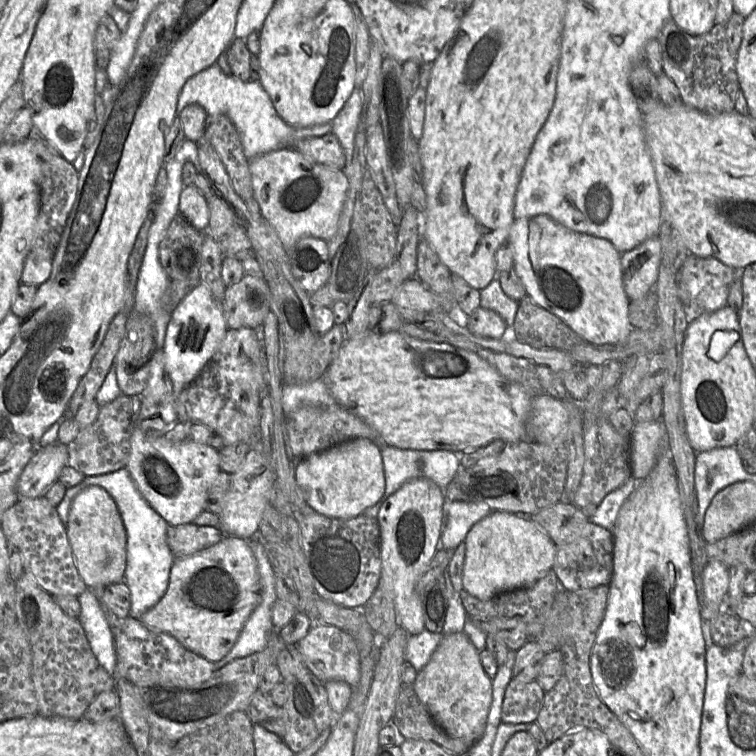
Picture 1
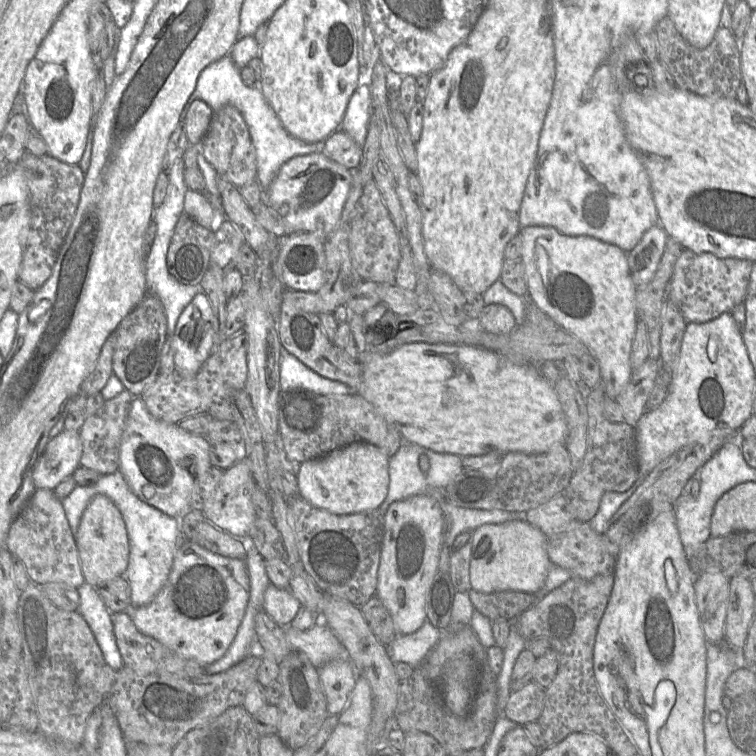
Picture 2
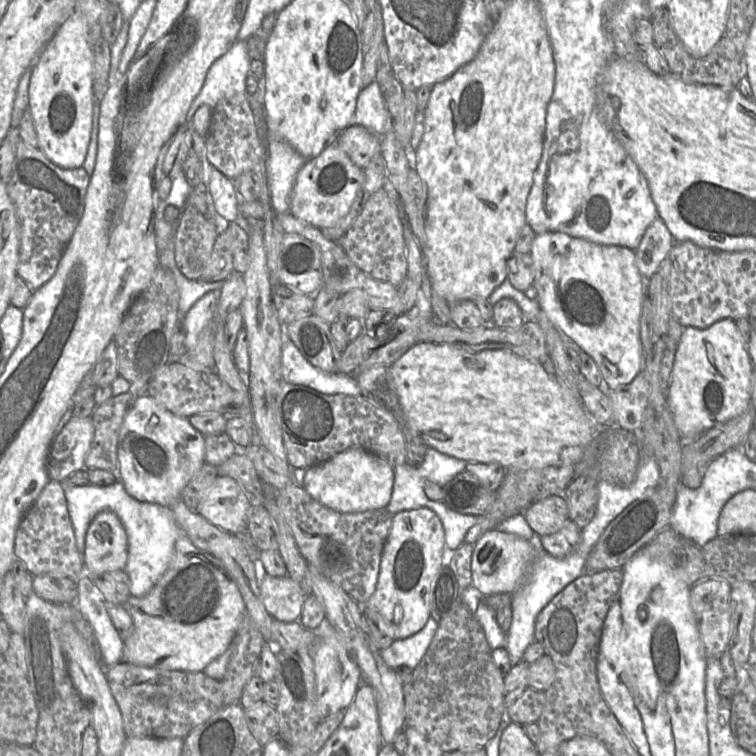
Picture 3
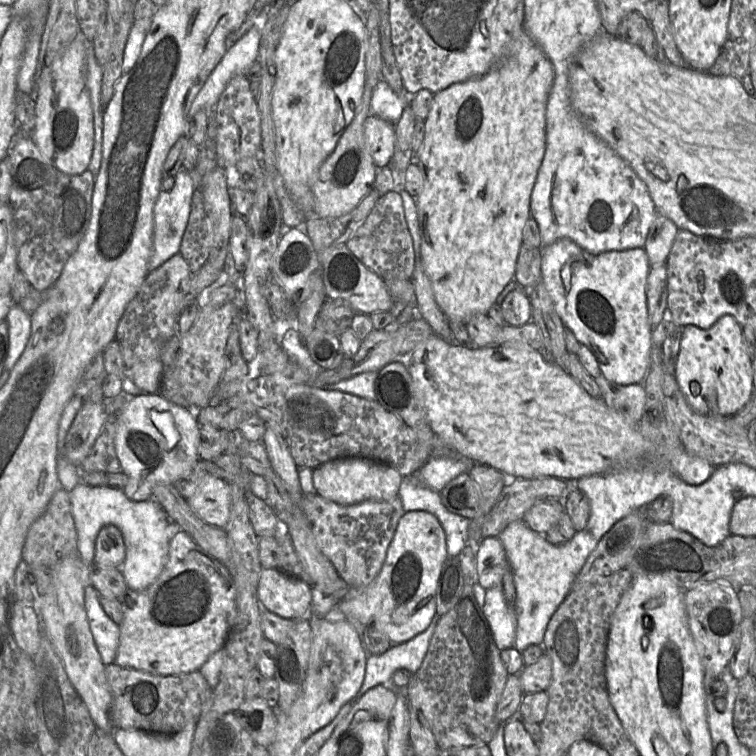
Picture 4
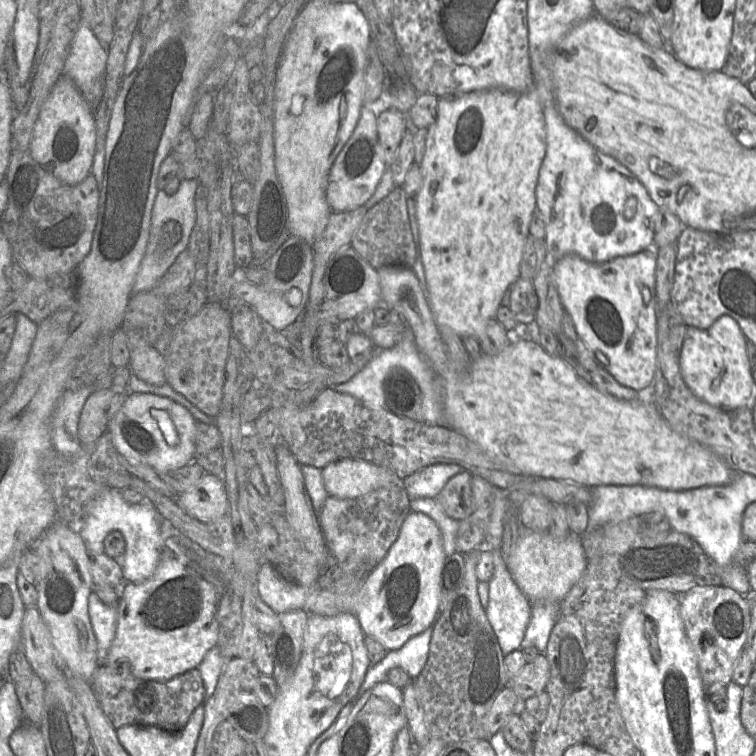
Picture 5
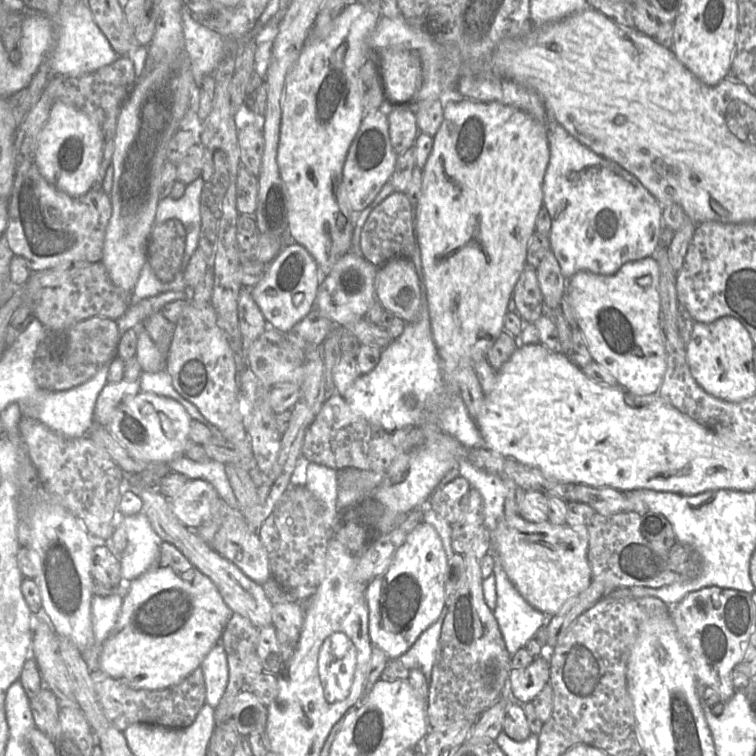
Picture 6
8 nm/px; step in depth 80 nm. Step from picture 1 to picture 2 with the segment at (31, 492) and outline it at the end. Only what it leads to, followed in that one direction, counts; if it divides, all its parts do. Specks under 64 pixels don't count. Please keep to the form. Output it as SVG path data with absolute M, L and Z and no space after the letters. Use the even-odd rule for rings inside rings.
M62 430L49 440L33 468L36 489L54 490L80 466L83 445L79 431Z

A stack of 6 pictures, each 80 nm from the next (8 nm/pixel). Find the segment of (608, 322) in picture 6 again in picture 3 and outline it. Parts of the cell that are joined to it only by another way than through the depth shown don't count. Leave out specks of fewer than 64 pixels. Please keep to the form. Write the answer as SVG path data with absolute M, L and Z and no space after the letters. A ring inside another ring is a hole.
M546 232L535 236L530 255L534 266L532 288L540 309L566 339L593 358L600 369L604 388L614 390L629 384L642 372L645 355L640 340L640 317L646 298L646 281L636 266L635 251L595 244L562 232Z

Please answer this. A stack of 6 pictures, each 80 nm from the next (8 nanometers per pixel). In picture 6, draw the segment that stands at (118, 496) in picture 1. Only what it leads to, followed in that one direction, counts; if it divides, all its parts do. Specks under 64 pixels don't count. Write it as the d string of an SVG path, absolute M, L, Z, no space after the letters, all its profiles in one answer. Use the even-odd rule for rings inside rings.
M143 512L123 516L118 527L124 528L128 540L120 560L121 575L123 580L133 581L155 564L163 540Z

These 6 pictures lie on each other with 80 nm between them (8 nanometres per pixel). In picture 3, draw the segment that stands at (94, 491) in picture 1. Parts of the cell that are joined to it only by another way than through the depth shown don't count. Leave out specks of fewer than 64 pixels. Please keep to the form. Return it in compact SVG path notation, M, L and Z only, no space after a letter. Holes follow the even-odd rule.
M109 510L98 513L86 533L83 563L86 573L95 577L124 570L128 560L126 531L118 516Z

